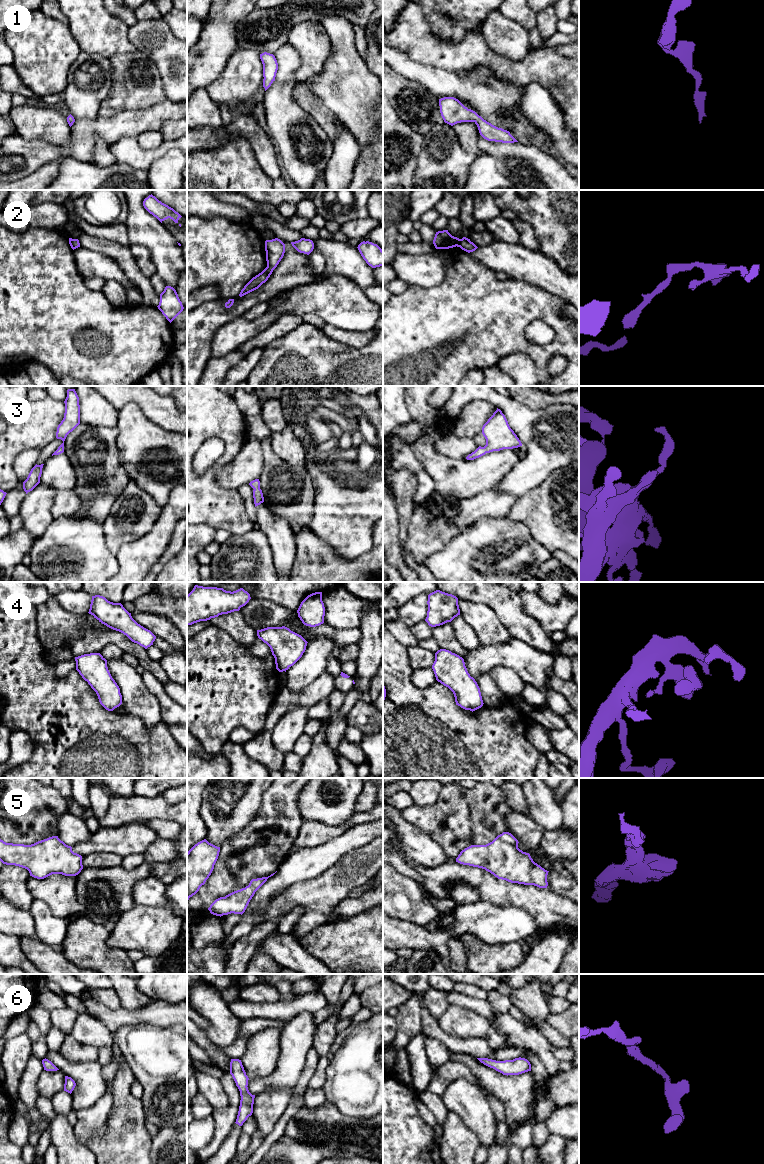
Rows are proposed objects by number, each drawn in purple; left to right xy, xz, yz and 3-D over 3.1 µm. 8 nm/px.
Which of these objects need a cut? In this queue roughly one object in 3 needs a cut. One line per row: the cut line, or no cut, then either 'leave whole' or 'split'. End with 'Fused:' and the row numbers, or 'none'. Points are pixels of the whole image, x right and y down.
1: cut none; leave whole
2: cut none; leave whole
3: cut none; leave whole
4: cut none; leave whole
5: cut none; leave whole
6: cut none; leave whole
Fused: none

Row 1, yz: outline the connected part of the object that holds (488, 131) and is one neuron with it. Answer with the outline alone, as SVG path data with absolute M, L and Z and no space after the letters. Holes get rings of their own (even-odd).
M454 97L439 99L440 113L445 123L453 126L461 122L474 122L480 135L488 140L502 143L518 142L509 131L498 128L484 120L475 111L465 107Z

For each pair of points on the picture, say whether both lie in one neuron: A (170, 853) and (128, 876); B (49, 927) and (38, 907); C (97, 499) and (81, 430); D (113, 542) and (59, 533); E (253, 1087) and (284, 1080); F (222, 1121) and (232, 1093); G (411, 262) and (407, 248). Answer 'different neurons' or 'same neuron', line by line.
A: different neurons
B: same neuron
C: same neuron
D: different neurons
E: same neuron
F: same neuron
G: different neurons

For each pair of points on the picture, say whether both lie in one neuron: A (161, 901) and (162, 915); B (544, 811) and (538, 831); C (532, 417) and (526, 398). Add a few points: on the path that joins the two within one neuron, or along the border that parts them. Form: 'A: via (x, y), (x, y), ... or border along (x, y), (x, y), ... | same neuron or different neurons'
A: border along (138, 904), (168, 906) | different neurons
B: border along (527, 812), (545, 830) | different neurons
C: border along (510, 396), (532, 408), (552, 405) | different neurons

